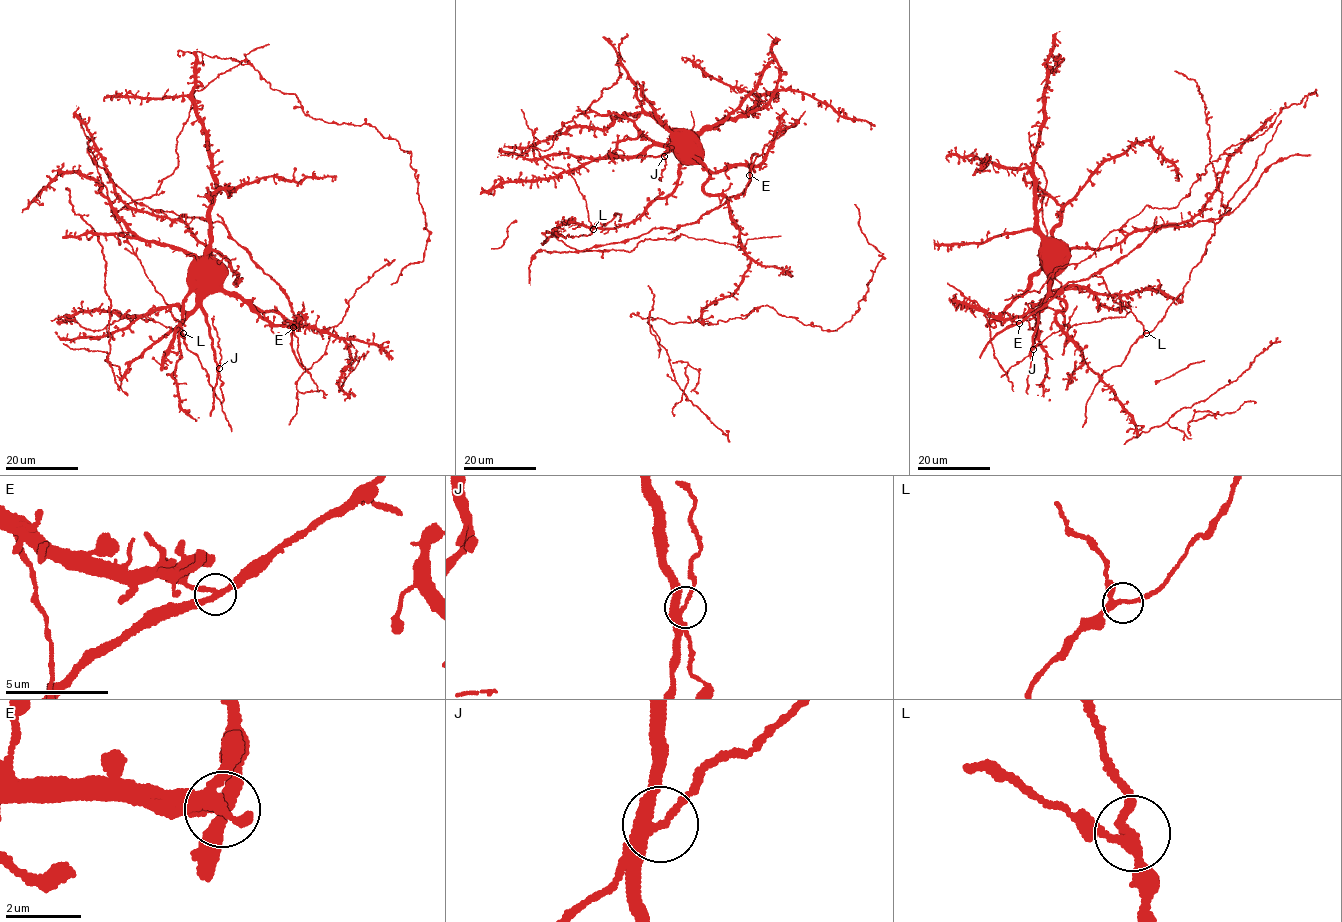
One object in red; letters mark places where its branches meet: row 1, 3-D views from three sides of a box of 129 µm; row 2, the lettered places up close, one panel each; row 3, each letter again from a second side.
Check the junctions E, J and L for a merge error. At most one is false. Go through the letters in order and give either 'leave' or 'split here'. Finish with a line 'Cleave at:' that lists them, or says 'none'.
E: split here
J: leave
L: leave
Cleave at: E

